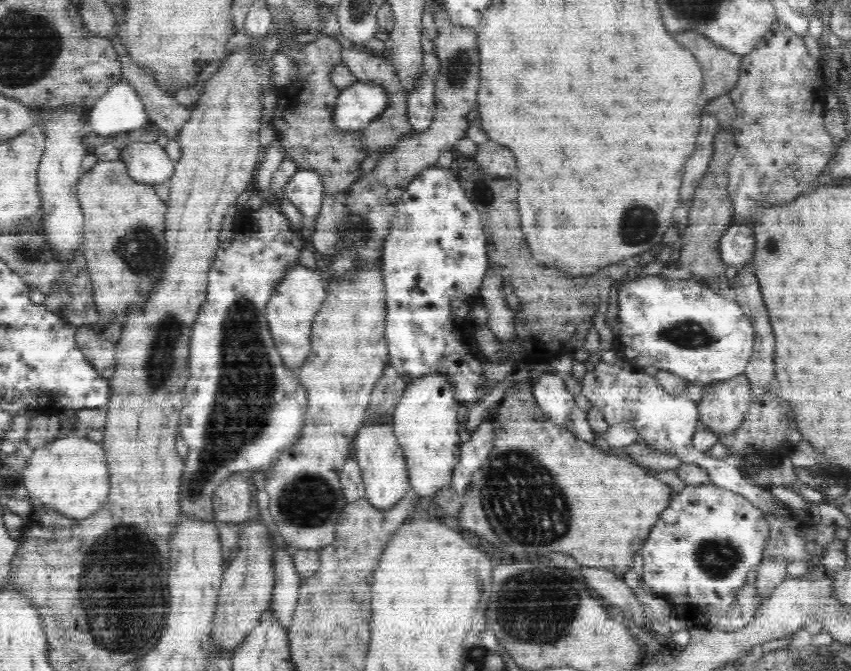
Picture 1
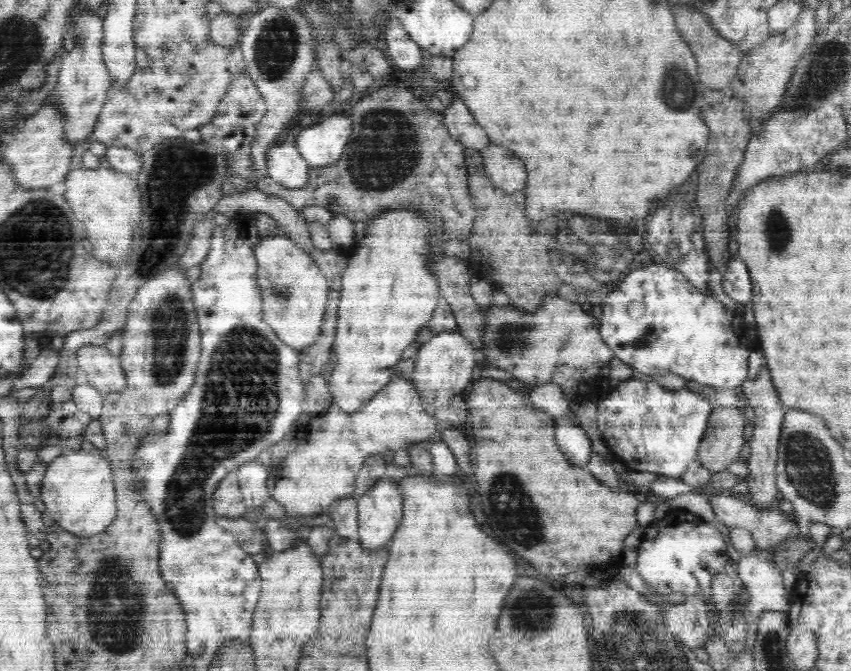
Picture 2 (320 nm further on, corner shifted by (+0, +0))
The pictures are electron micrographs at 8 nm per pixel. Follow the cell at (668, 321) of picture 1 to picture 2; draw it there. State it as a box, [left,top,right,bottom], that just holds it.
[599,263,752,389]

